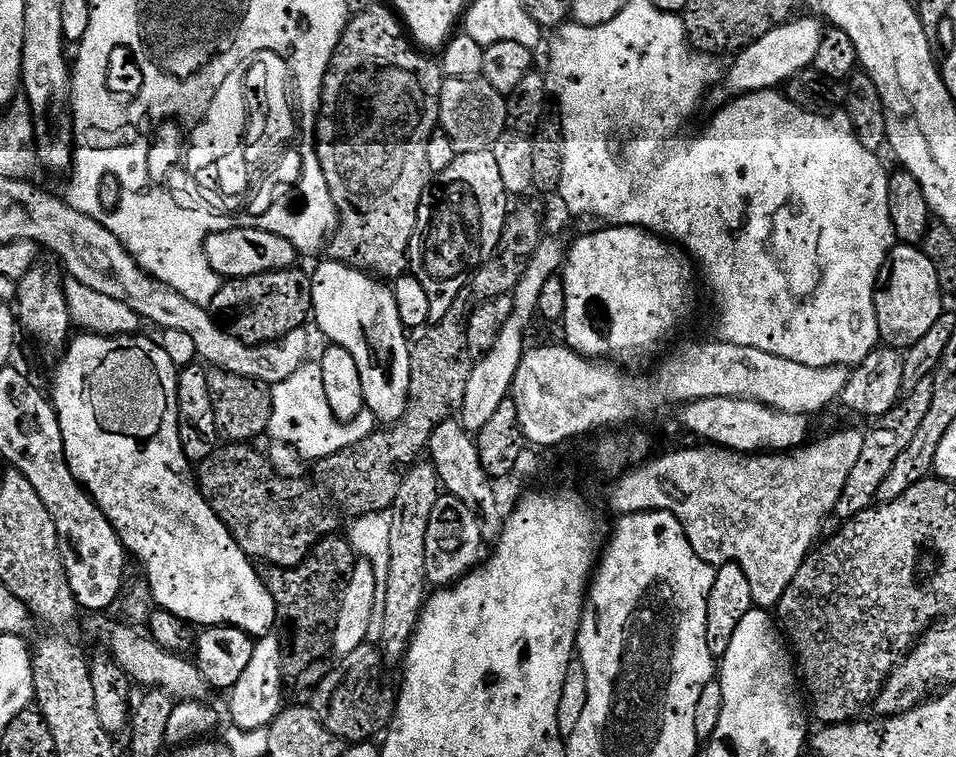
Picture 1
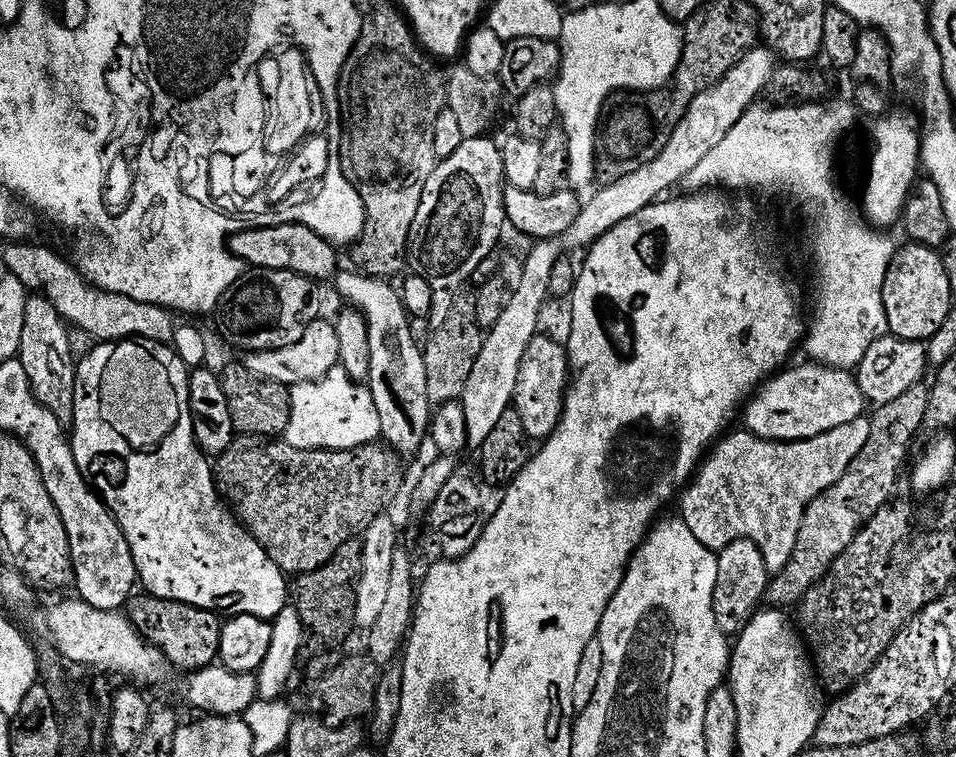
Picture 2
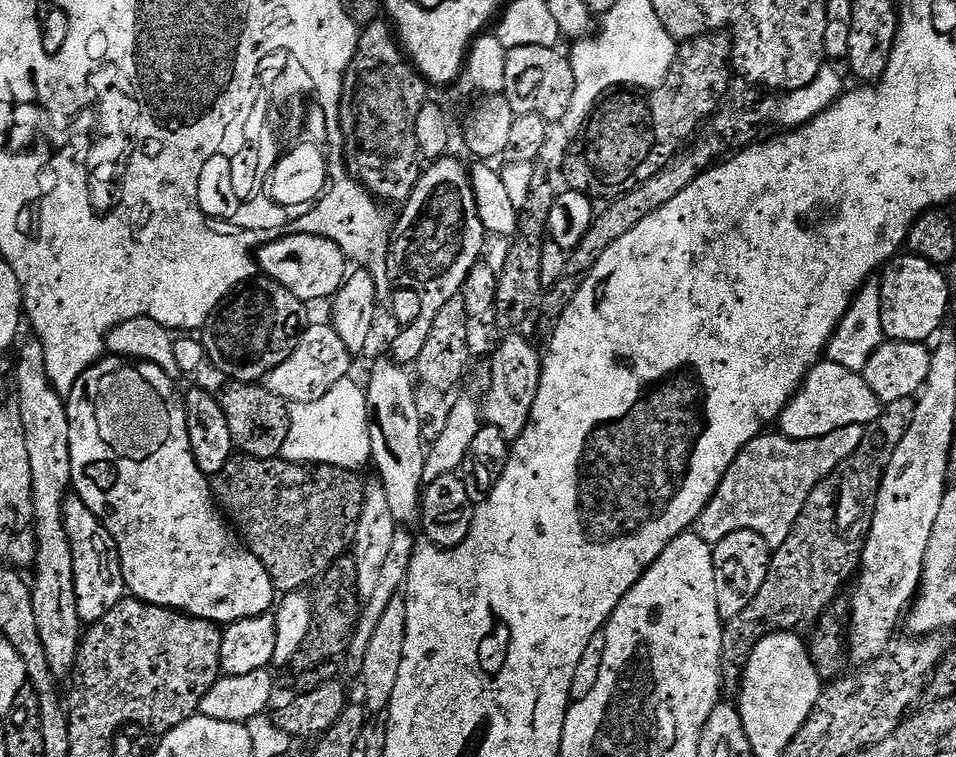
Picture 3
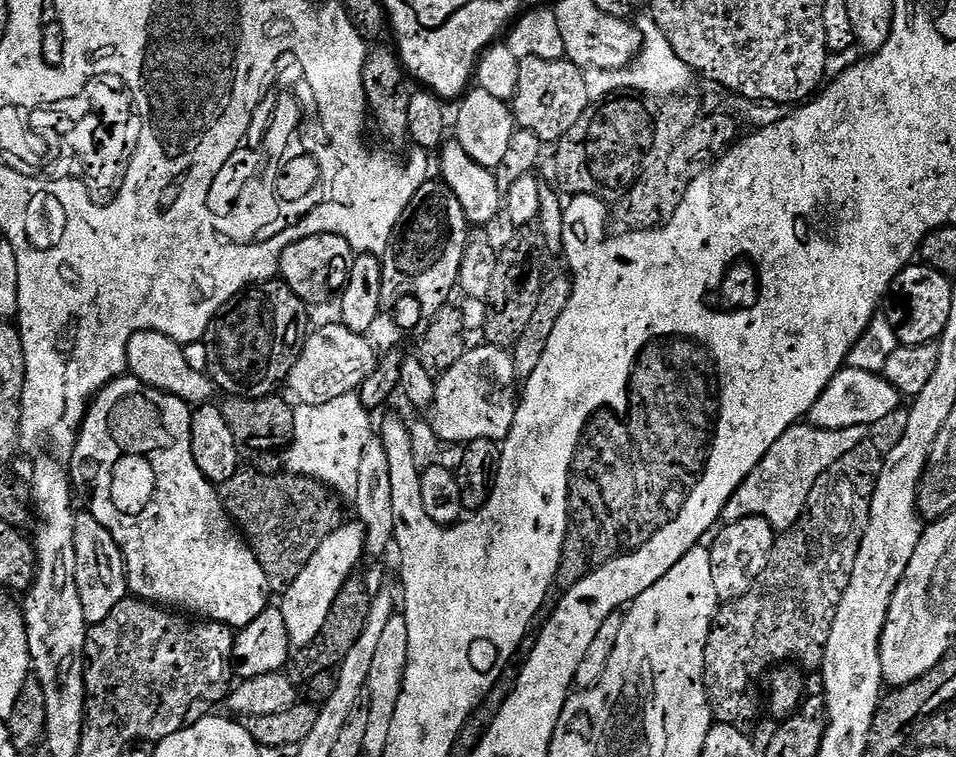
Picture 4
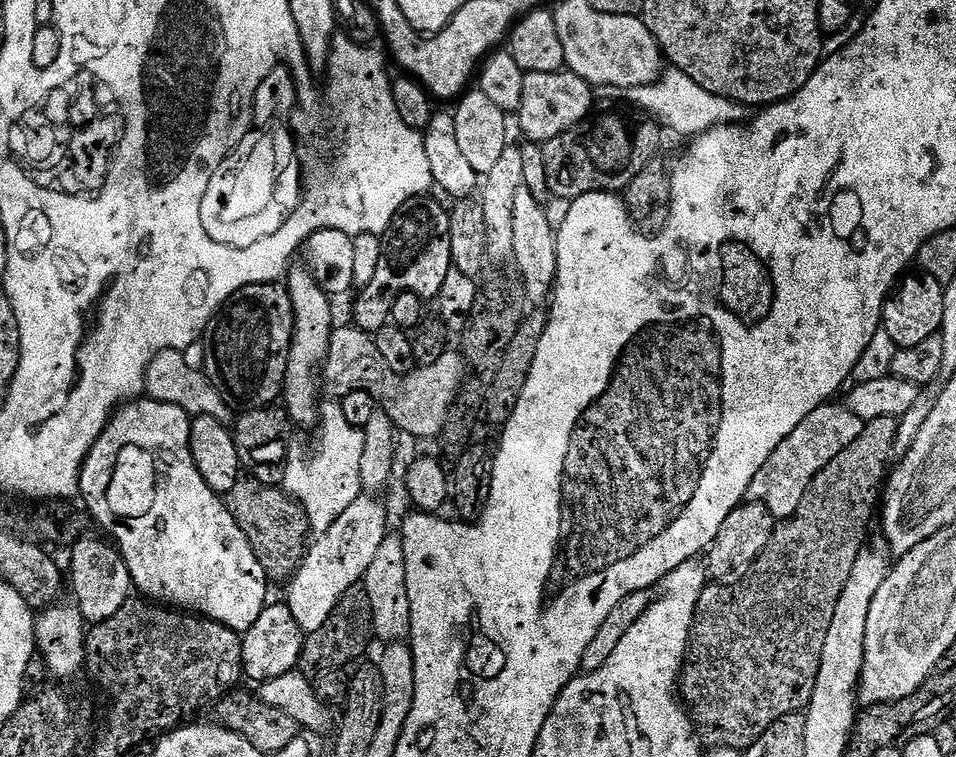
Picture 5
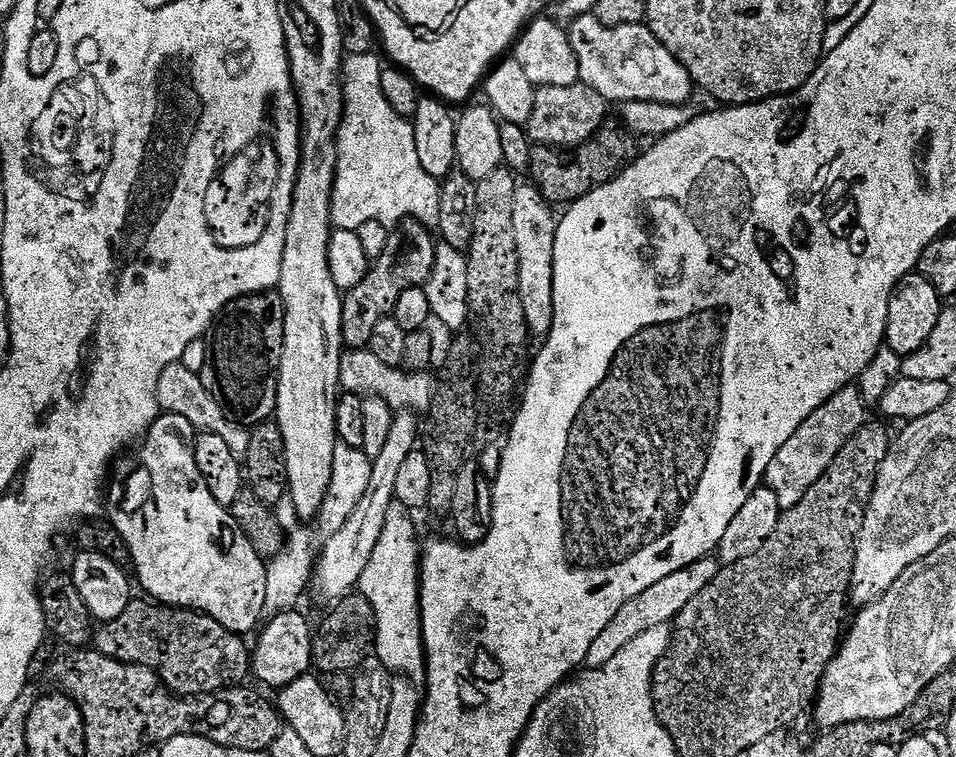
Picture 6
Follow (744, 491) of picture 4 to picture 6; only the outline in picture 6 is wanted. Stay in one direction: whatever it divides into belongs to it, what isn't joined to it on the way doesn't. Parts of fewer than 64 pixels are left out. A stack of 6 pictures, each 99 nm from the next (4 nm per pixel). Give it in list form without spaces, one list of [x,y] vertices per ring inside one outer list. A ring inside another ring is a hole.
[[[849,386],[838,390],[826,403],[818,406],[818,410],[814,410],[814,414],[810,414],[810,418],[802,422],[790,442],[786,442],[786,446],[782,446],[778,454],[774,454],[774,462],[770,462],[768,467],[766,486],[774,490],[774,494],[778,494],[781,509],[798,506],[810,486],[814,486],[814,482],[818,482],[818,478],[826,474],[834,458],[838,458],[842,446],[846,446],[850,437],[858,434],[858,430],[862,430],[869,423],[867,407],[869,405],[859,387]]]

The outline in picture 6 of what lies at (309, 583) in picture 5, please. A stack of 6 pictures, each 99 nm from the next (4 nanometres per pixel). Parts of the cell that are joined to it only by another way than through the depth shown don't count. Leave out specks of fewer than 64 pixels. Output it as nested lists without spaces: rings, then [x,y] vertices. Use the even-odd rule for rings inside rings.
[[[412,414],[395,417],[386,444],[378,449],[372,460],[370,486],[367,487],[366,494],[358,502],[358,506],[354,507],[354,512],[345,525],[323,541],[322,551],[315,563],[314,588],[316,586],[328,602],[335,602],[340,597],[349,595],[359,585],[362,570],[366,570],[366,562],[370,562],[370,554],[374,554],[374,546],[378,546],[378,538],[382,538],[382,526],[386,526],[386,510],[390,510],[396,500],[398,470],[402,470],[402,462],[406,462],[406,458],[410,458],[410,454],[418,448],[416,435],[420,428],[416,425],[415,418],[417,417]]]

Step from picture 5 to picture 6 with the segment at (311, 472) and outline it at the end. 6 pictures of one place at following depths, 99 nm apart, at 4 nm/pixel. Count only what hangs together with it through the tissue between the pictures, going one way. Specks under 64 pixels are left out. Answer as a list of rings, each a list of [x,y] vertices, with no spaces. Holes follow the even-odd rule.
[[[343,444],[337,445],[334,456],[334,470],[331,471],[331,482],[328,487],[327,498],[320,507],[316,517],[318,528],[311,529],[311,525],[300,524],[291,496],[285,494],[274,506],[279,525],[285,532],[284,548],[278,555],[271,557],[267,563],[266,601],[263,606],[265,617],[271,618],[280,612],[291,611],[297,607],[296,602],[303,596],[307,586],[313,581],[315,563],[318,559],[319,544],[322,537],[334,535],[345,525],[354,512],[354,507],[362,500],[366,489],[370,486],[372,460],[363,449],[356,449]]]

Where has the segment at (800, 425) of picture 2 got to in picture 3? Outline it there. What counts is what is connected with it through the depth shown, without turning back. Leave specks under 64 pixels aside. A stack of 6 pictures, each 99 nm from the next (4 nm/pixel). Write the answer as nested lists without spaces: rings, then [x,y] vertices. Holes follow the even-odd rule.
[[[817,362],[808,371],[808,376],[792,396],[791,402],[782,410],[778,427],[790,440],[817,440],[823,436],[837,435],[841,431],[839,428],[848,428],[851,424],[871,425],[877,415],[877,401],[868,391],[863,375],[850,371],[842,374],[838,364]]]

